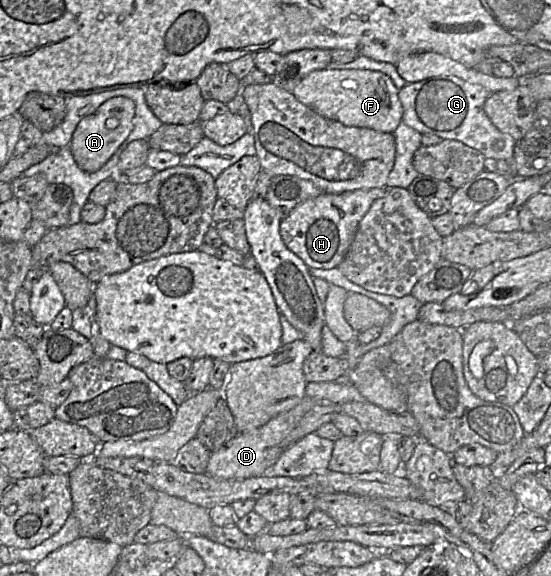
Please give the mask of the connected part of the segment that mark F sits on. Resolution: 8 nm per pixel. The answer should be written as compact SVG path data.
M366 69L316 70L305 76L294 88L294 97L320 116L345 126L369 128L394 133L402 122L403 109L398 89L382 72Z

